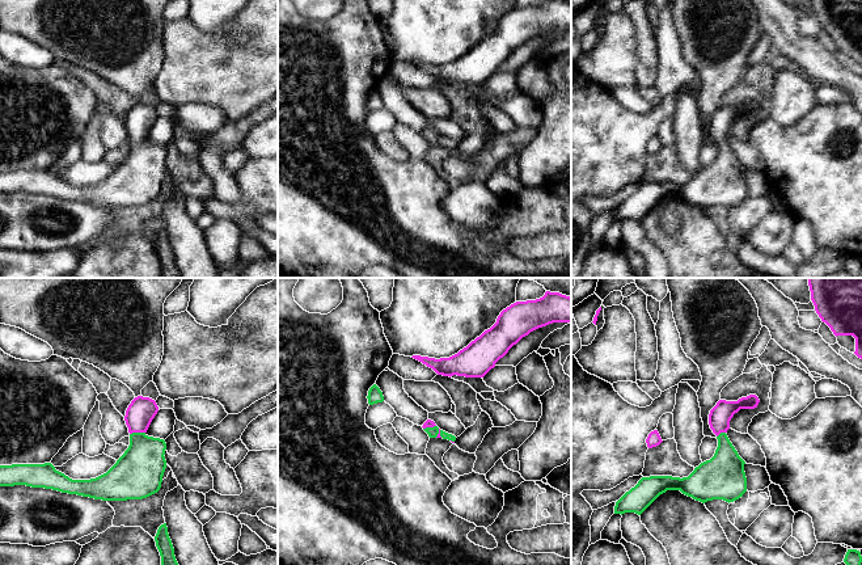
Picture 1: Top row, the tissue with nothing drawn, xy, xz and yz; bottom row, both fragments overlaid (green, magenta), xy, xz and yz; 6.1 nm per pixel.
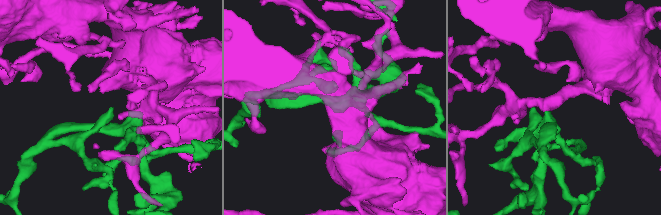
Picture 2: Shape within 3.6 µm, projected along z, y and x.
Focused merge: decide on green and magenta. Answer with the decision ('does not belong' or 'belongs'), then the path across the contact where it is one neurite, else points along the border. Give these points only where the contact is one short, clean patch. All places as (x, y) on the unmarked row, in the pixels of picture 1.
belongs | across xy (138, 180), (136, 139), (139, 121)

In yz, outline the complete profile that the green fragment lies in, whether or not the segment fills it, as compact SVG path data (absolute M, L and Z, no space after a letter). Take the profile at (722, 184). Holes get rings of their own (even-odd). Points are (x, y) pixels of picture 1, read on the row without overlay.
M756 101L738 107L719 106L710 117L709 131L717 142L718 153L710 166L701 169L688 184L650 182L626 198L614 212L614 220L641 222L660 201L680 197L702 210L713 206L734 208L747 198L745 168L727 143L730 127L740 115L755 115L760 106Z

